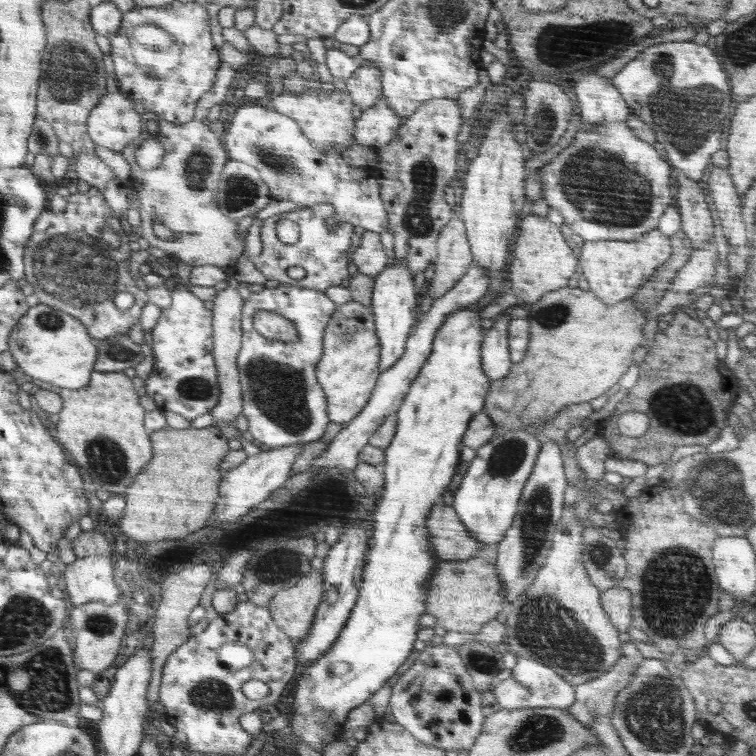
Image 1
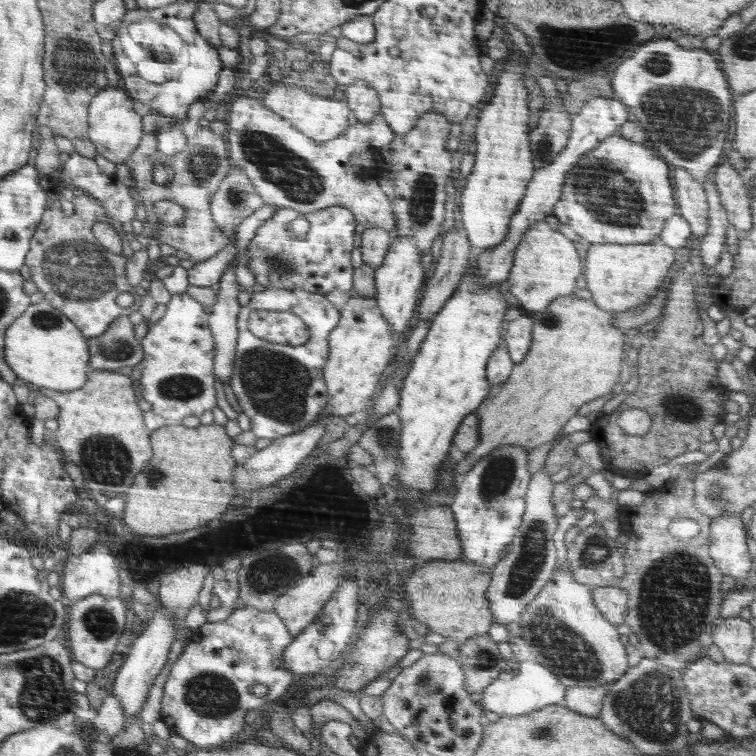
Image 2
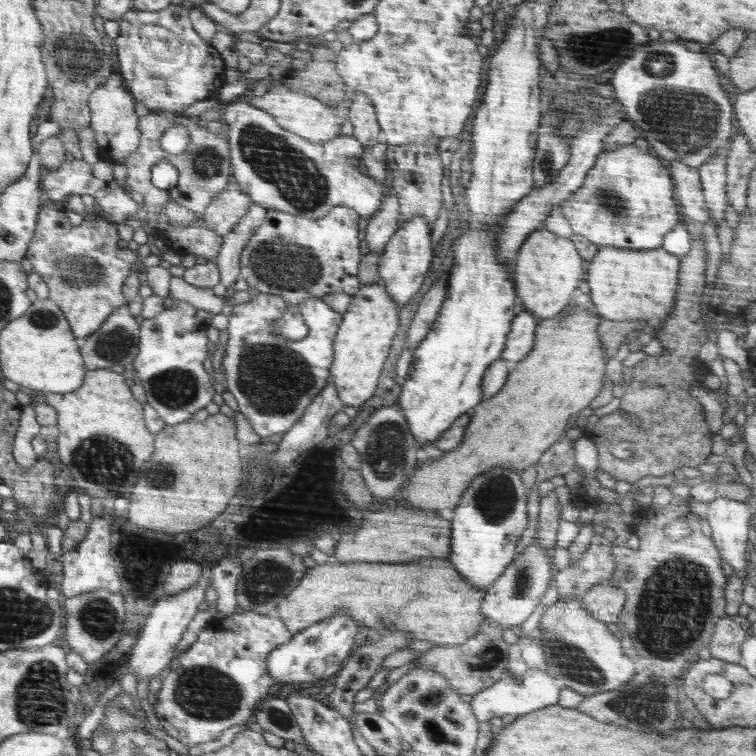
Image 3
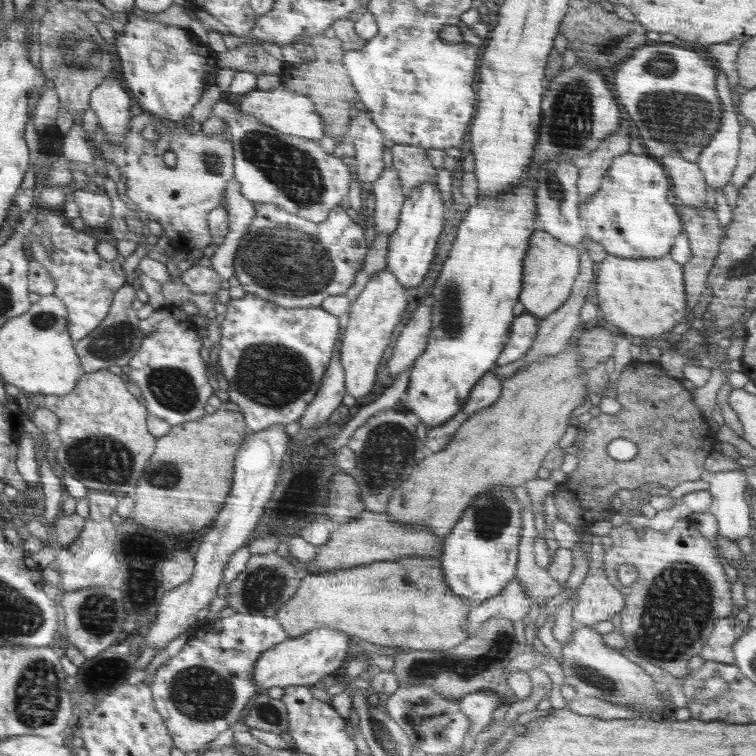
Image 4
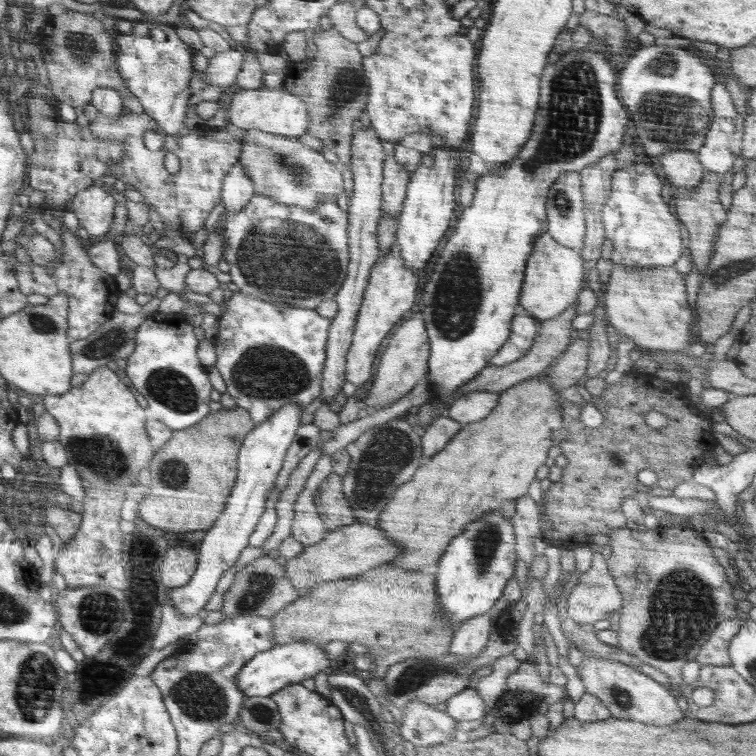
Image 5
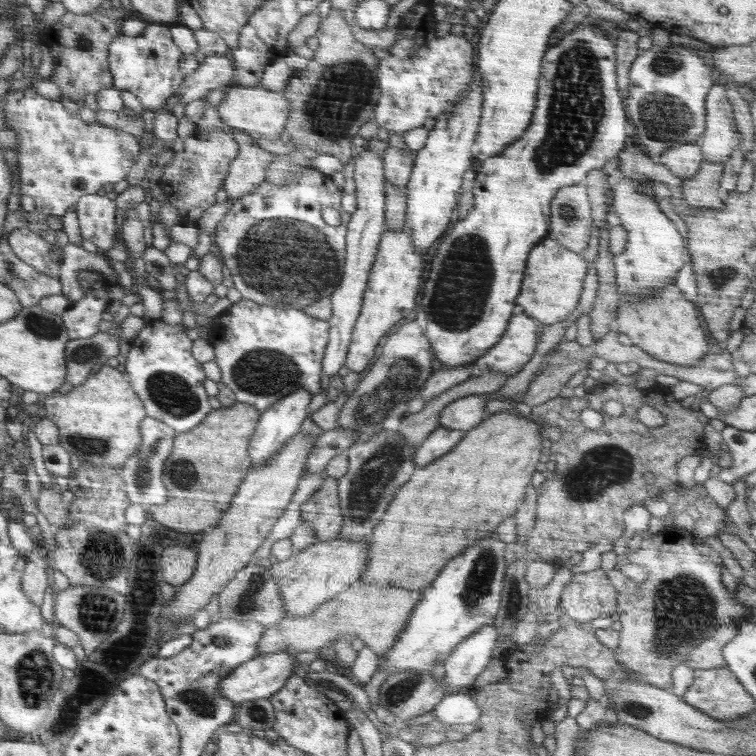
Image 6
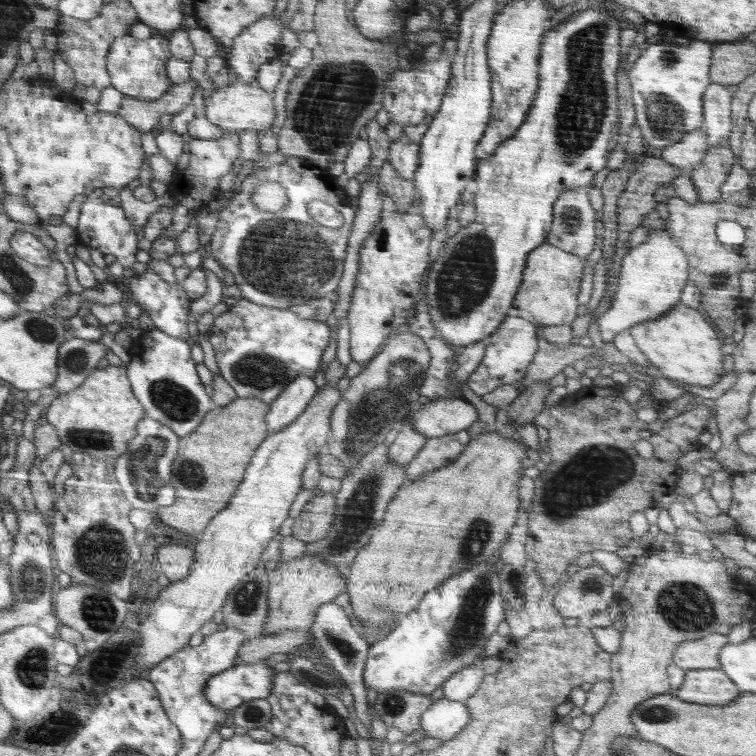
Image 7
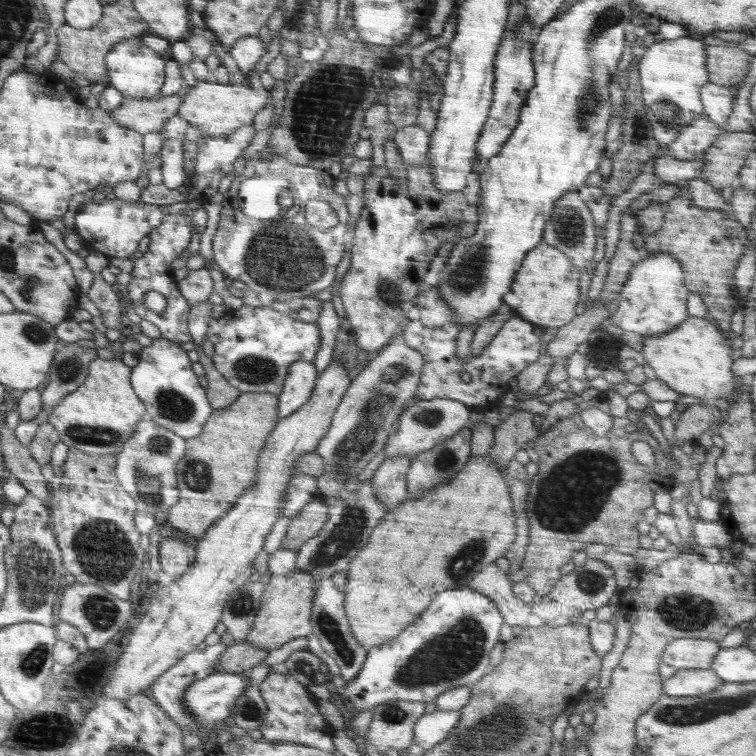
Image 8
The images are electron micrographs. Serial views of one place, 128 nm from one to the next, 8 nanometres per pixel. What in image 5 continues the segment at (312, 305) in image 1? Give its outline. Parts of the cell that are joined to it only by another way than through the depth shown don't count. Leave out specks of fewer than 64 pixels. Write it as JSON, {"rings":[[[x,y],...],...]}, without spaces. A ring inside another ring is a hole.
{"rings":[[[238,291],[226,299],[226,311],[218,316],[219,333],[215,337],[215,350],[217,354],[216,368],[220,371],[222,379],[226,384],[227,392],[234,398],[236,404],[240,408],[248,410],[251,418],[255,420],[255,424],[266,421],[276,412],[288,404],[288,402],[296,402],[298,406],[306,406],[320,396],[320,382],[323,382],[323,369],[326,368],[327,354],[327,334],[332,324],[332,319],[320,316],[314,309],[302,309],[298,307],[281,306],[275,303],[266,302],[264,299],[256,298]]]}

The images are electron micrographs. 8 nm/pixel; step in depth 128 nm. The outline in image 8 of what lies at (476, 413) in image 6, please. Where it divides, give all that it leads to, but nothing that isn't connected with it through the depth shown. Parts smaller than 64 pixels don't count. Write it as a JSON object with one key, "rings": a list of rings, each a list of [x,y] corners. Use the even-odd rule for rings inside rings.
{"rings":[[[433,398],[430,401],[418,400],[404,410],[400,417],[400,426],[392,432],[392,438],[388,441],[385,452],[385,459],[388,457],[398,457],[398,455],[416,455],[434,449],[436,445],[454,437],[464,426],[471,421],[471,407],[463,402],[458,402],[449,398]]]}

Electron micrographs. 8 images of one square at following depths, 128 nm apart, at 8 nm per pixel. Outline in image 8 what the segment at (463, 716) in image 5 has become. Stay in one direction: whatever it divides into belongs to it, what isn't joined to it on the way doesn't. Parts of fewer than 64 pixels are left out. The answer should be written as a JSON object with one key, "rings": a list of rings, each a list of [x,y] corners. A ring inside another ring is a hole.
{"rings":[[[437,710],[432,714],[424,714],[415,724],[415,744],[426,751],[434,748],[436,744],[448,738],[448,734],[454,730],[454,726],[460,723],[460,720],[461,710],[447,712]]]}

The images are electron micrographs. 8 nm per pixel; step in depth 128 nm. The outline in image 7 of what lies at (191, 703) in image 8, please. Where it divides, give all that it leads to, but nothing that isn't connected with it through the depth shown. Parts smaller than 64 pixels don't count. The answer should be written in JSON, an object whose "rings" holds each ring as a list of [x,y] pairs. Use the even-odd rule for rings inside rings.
{"rings":[[[264,661],[234,665],[208,681],[206,695],[214,707],[233,711],[244,702],[266,698],[272,688],[275,669]]]}

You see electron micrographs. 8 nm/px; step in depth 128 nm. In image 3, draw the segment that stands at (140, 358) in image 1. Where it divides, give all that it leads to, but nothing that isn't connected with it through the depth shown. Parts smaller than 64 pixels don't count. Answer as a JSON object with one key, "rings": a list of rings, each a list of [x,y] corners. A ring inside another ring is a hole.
{"rings":[[[122,306],[112,314],[102,329],[81,341],[81,349],[87,361],[87,369],[95,371],[111,369],[114,366],[124,366],[127,369],[133,367],[141,351],[141,338],[141,324],[136,320],[136,316],[130,312],[129,306]]]}

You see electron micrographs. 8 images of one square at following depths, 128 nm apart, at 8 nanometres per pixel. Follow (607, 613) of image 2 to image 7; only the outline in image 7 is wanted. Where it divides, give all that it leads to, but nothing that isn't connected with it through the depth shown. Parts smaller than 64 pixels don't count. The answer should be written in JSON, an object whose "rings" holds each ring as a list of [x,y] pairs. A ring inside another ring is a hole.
{"rings":[[[596,562],[580,567],[561,585],[554,607],[564,618],[590,617],[612,604],[612,576]]]}

